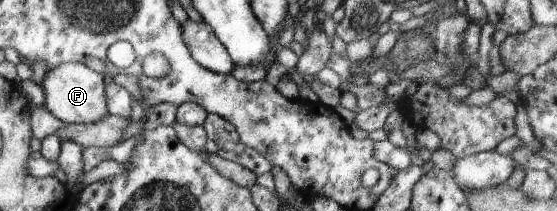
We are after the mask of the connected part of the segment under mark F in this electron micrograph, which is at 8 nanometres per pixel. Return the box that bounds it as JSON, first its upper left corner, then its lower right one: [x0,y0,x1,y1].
[41,62,108,123]

